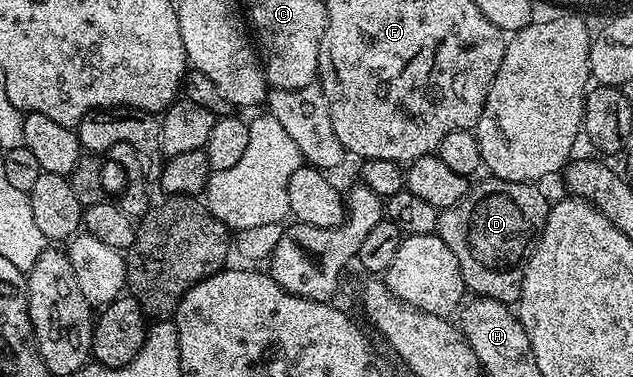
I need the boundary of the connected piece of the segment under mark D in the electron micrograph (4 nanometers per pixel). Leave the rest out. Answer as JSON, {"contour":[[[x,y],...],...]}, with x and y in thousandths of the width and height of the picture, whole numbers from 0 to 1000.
{"contour":[[[774,469],[771,480],[760,483],[755,493],[752,485],[730,536],[695,560],[687,618],[697,629],[700,647],[706,647],[706,658],[712,658],[712,668],[719,668],[719,690],[725,690],[725,721],[742,782],[810,806],[823,788],[829,700],[836,692],[836,676],[855,613],[861,607],[870,536],[848,507],[847,491],[834,483],[803,483],[780,469]]]}

